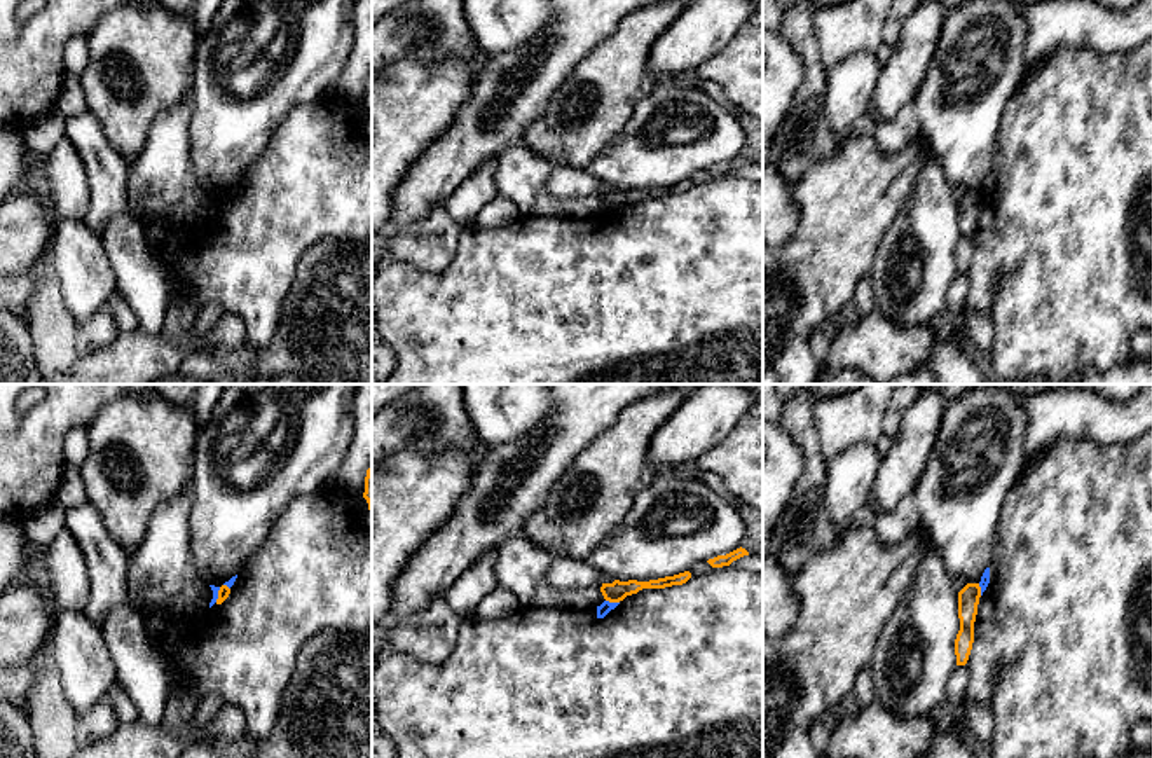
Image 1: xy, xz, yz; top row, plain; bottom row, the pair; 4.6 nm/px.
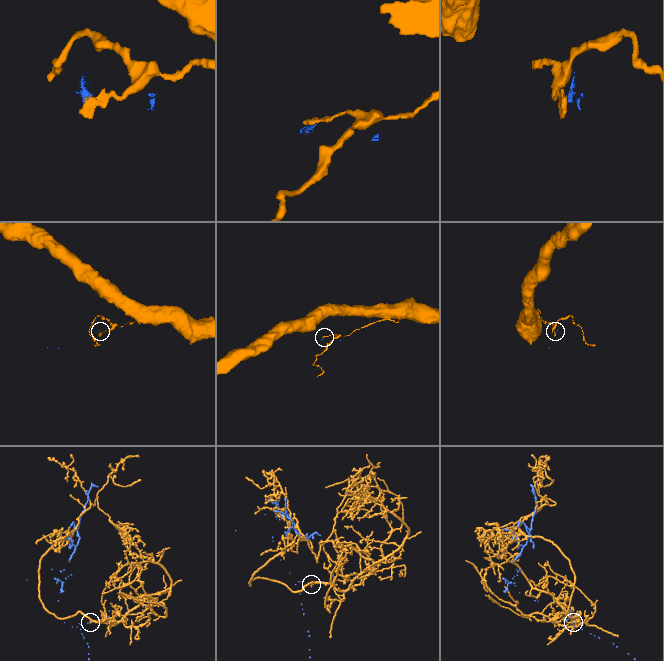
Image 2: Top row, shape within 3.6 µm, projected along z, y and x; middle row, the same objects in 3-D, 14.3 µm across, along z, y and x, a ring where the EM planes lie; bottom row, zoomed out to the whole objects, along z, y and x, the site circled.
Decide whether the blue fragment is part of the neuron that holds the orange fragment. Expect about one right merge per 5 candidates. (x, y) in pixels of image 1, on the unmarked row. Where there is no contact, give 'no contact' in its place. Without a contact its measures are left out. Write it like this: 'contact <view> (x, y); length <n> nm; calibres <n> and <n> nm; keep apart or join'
contact xz (613, 210); length 70 nm; calibres 90 and 60 nm; keep apart

